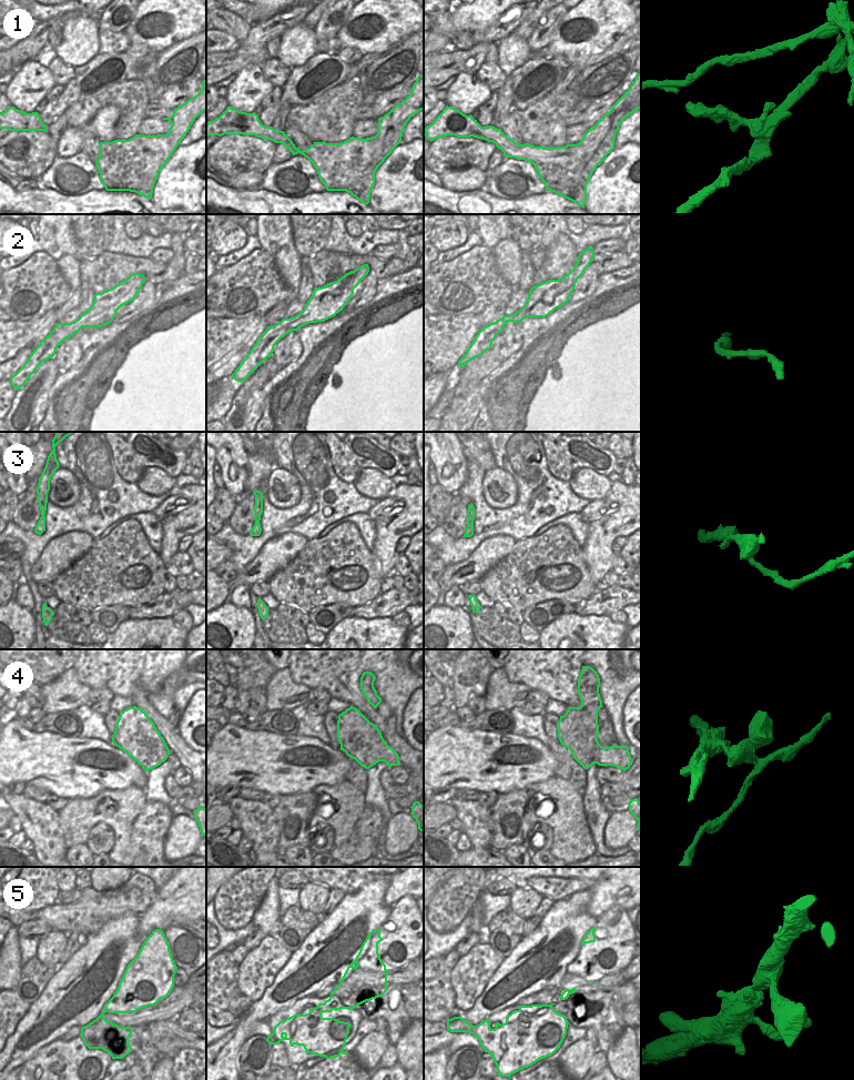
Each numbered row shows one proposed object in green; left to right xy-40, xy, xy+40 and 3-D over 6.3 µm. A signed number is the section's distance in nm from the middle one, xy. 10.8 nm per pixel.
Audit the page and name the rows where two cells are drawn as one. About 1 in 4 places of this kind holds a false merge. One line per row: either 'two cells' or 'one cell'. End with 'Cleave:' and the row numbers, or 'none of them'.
1: two cells
2: one cell
3: one cell
4: two cells
5: one cell
Cleave: 1, 4

